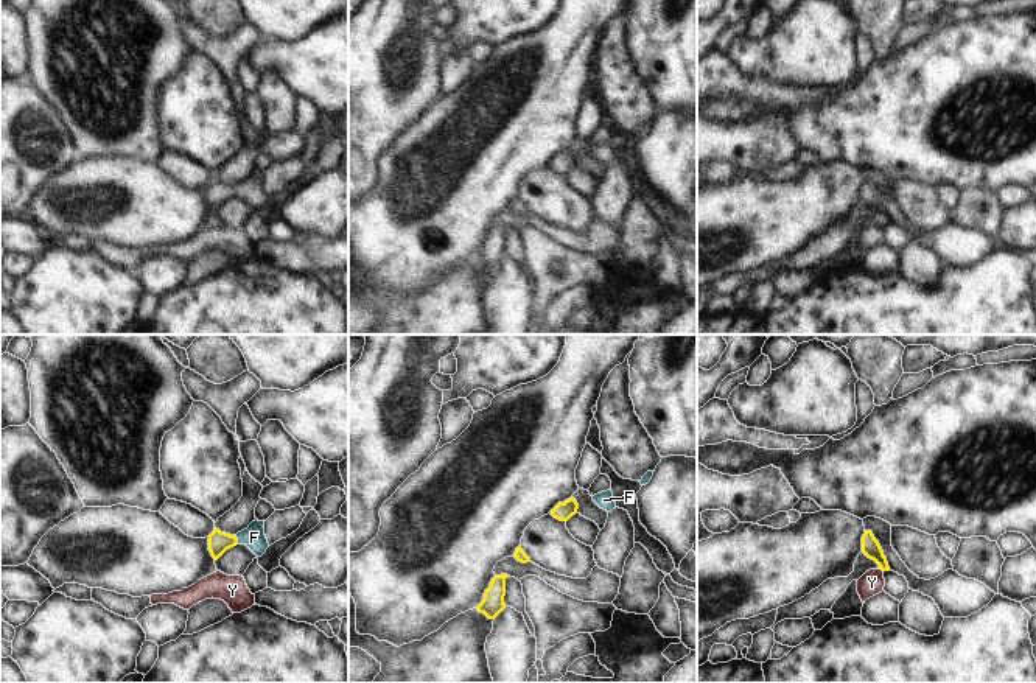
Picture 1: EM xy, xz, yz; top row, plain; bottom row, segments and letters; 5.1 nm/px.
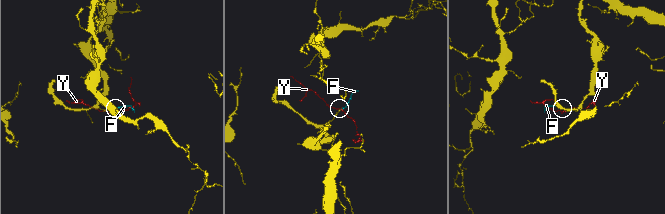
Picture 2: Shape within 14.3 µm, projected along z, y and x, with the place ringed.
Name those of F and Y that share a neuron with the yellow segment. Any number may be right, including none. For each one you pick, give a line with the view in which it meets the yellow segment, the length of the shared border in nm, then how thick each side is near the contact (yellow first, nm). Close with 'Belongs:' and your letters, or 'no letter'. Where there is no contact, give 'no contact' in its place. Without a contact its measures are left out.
F: xy | 50 nm | 110/120 nm
Belongs: F

